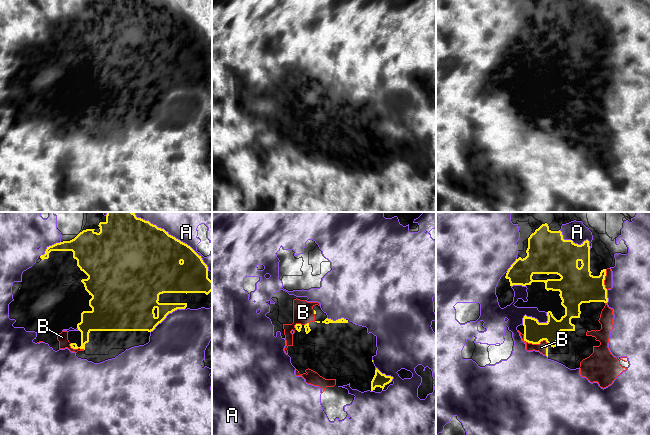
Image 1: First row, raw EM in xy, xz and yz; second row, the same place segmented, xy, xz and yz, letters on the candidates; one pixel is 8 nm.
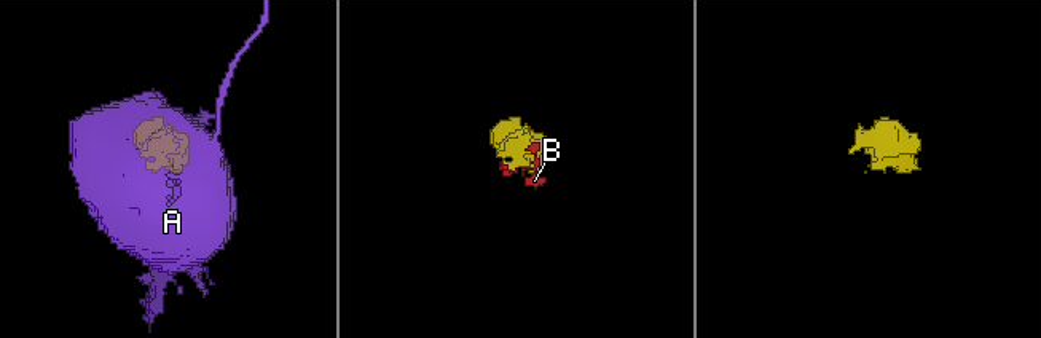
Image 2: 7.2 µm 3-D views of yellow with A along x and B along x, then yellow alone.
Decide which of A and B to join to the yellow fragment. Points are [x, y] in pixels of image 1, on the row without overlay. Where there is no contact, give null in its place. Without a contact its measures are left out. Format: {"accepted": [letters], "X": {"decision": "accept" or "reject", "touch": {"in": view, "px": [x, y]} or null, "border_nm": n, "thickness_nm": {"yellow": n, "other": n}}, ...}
{"accepted": ["A", "B"], "A": {"decision": "accept", "touch": {"in": "xy", "px": [182, 18]}, "border_nm": 600, "thickness_nm": {"yellow": 420, "other": 160}}, "B": {"decision": "accept", "touch": {"in": "yz", "px": [533, 119]}, "border_nm": 220, "thickness_nm": {"yellow": 180, "other": 70}}}

